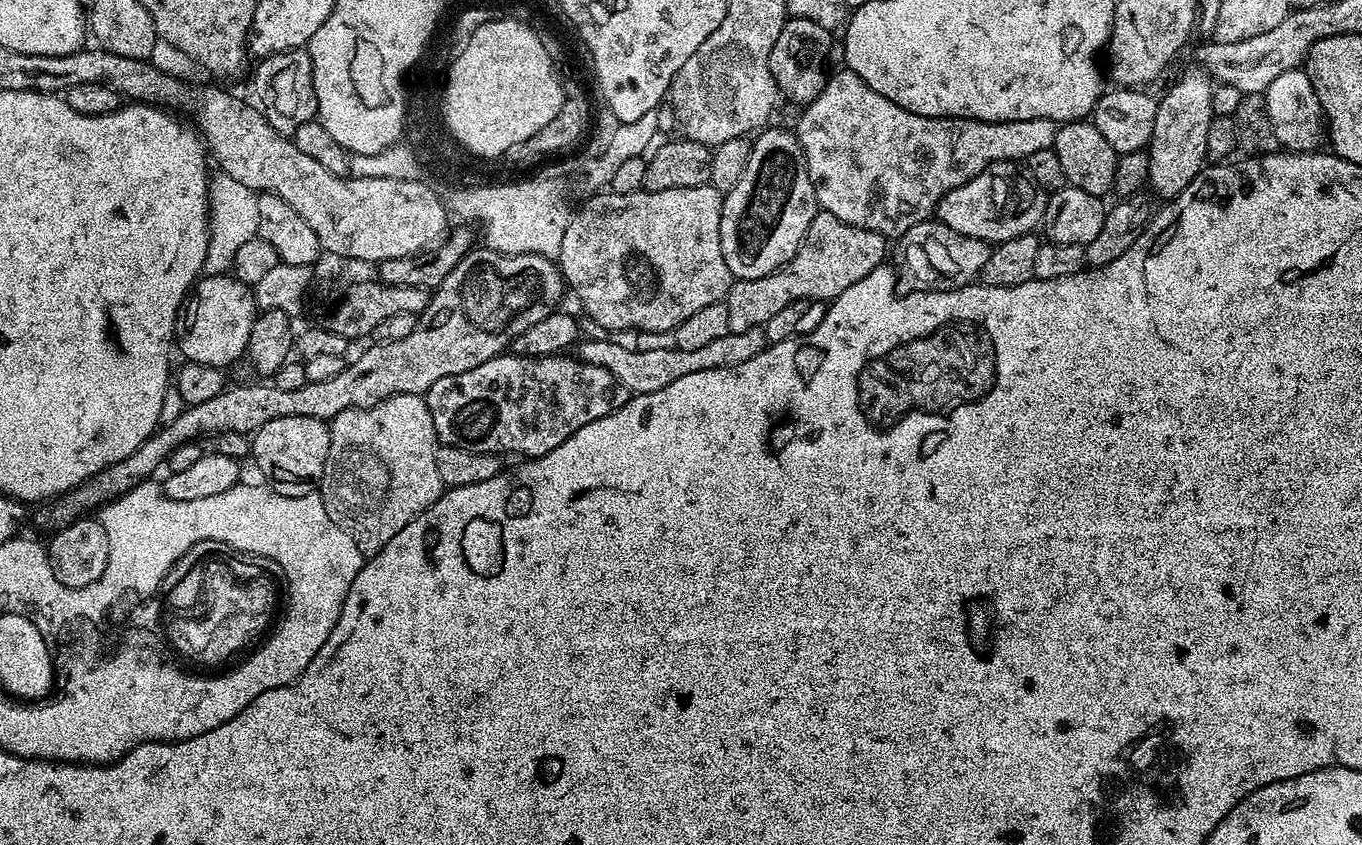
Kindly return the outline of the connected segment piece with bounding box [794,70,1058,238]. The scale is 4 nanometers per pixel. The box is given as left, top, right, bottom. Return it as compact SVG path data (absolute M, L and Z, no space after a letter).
M847 70L836 73L833 71L824 84L822 94L818 94L818 98L814 98L814 102L806 105L801 112L804 113L800 116L800 125L795 125L794 131L800 138L800 145L806 158L806 170L810 174L810 182L814 186L817 205L823 211L834 214L834 218L842 218L842 222L850 222L850 226L874 230L885 238L904 236L906 230L910 230L910 226L918 226L918 222L929 219L935 213L936 207L940 205L940 199L943 196L950 194L950 190L958 190L958 186L970 182L970 178L982 174L982 170L986 170L990 165L1003 160L1024 162L1027 161L1030 154L1038 154L1038 150L1051 148L1058 127L1057 121L1043 120L1042 118L989 122L988 120L964 120L961 116L914 114L910 110L902 110L902 106L890 102L890 98L882 98L882 94L878 94L878 90L870 90L870 86L866 86L866 82L862 82L862 78L858 78L858 74Z

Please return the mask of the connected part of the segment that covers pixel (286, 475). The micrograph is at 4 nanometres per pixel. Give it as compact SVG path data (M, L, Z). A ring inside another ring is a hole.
M274 418L274 422L266 422L250 440L250 456L256 459L256 468L264 475L263 483L280 496L305 496L317 491L326 466L326 454L330 454L330 427L318 418Z

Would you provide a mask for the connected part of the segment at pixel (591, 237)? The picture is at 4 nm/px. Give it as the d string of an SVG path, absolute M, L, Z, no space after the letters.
M710 183L661 192L641 190L618 194L604 190L592 194L577 212L575 209L569 215L558 257L560 275L571 295L582 302L583 315L612 332L628 332L633 328L636 332L672 334L690 314L721 303L734 279L726 266L726 258L722 258L720 245L723 205L724 196Z

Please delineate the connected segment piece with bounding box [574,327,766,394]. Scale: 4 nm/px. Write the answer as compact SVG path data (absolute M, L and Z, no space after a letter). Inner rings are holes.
M763 327L727 332L722 338L698 350L682 350L675 346L669 348L640 348L631 352L624 344L615 344L612 340L581 339L575 345L574 352L585 364L602 366L614 374L614 378L629 394L650 394L654 390L662 390L662 386L670 386L670 382L682 378L686 374L694 374L698 370L718 370L730 366L742 366L742 362L750 362L766 346Z

